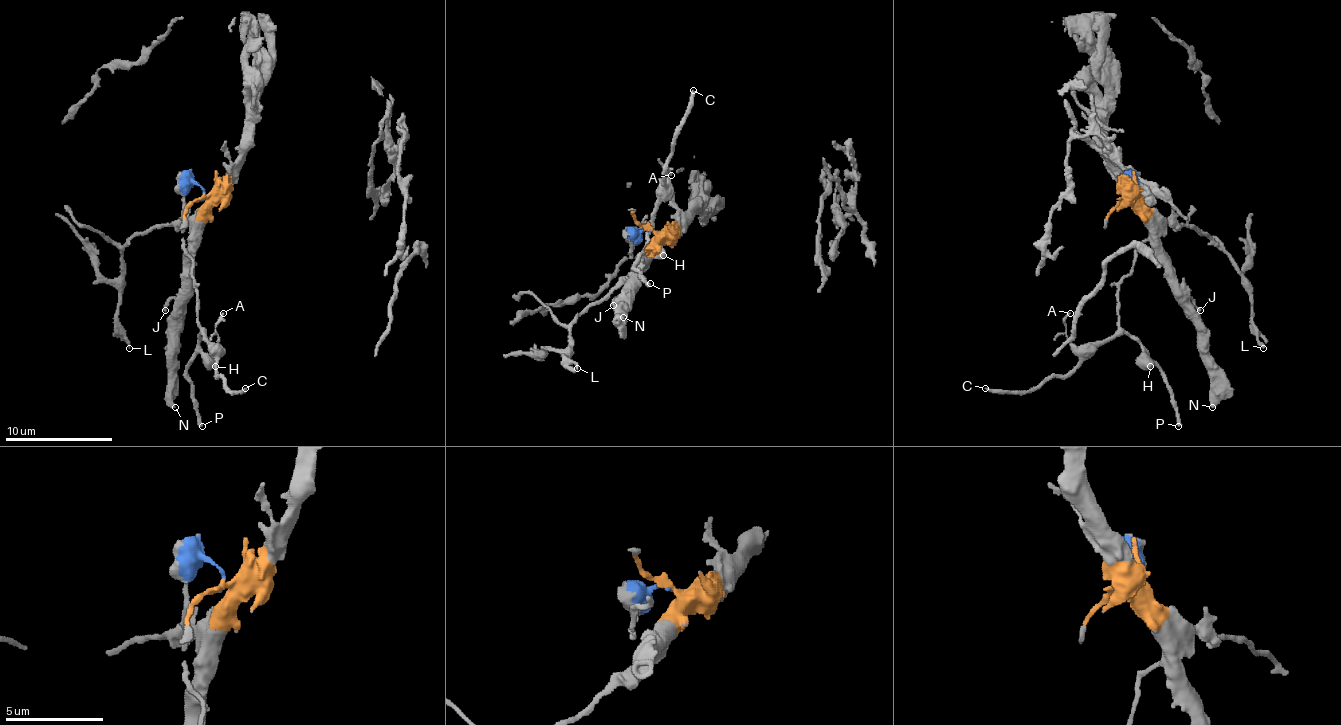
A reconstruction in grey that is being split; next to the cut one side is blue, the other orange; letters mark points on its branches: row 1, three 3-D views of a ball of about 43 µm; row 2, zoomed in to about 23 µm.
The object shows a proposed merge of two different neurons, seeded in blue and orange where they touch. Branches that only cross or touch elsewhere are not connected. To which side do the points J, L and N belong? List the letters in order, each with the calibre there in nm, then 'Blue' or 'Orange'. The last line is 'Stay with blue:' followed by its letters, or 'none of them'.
J: Thickness 220 nm. Orange
L: Thickness 240 nm. Orange
N: Thickness 460 nm. Orange
Stay with blue: none of them

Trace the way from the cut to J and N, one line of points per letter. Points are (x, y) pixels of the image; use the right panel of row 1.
J: (1124, 198), (1129, 201), (1148, 230), (1151, 252), (1164, 276), (1199, 311)
N: (1124, 198), (1148, 230), (1151, 252), (1196, 327), (1196, 348), (1210, 375), (1213, 407)

